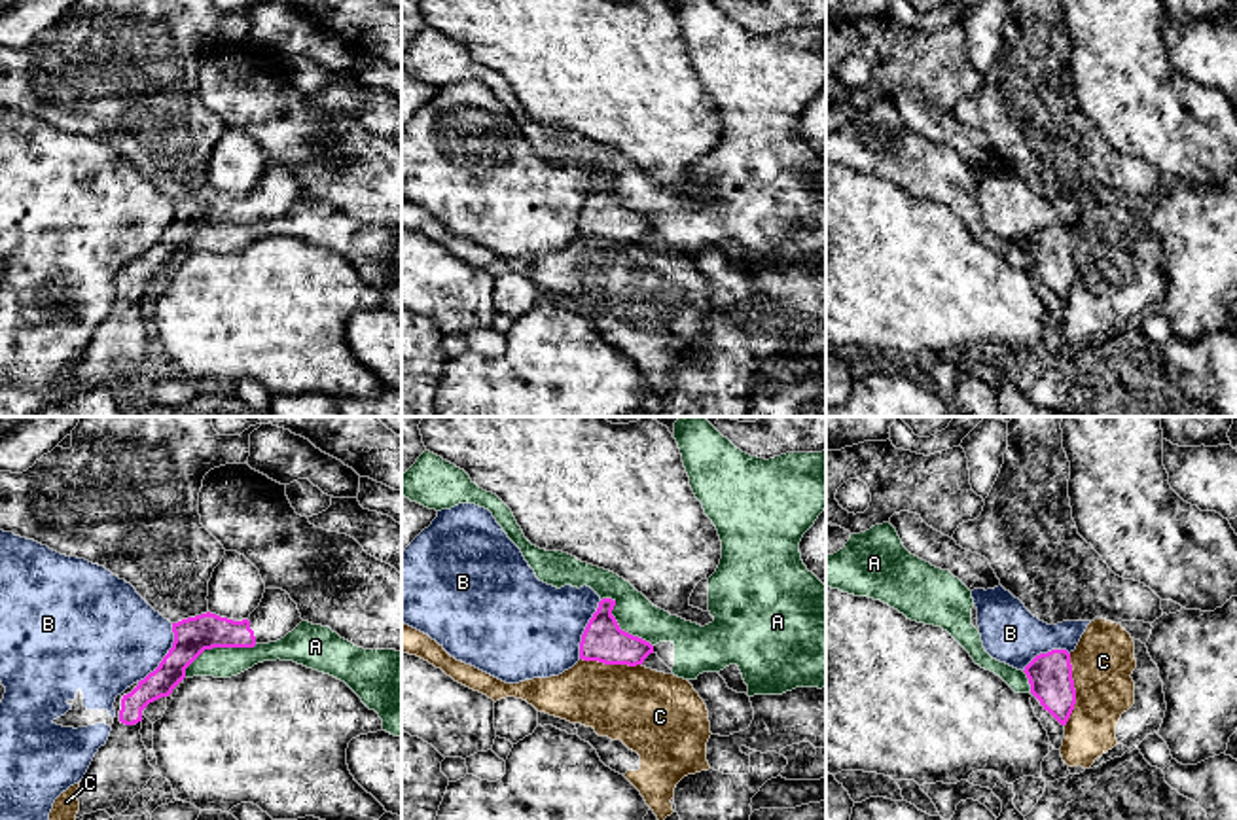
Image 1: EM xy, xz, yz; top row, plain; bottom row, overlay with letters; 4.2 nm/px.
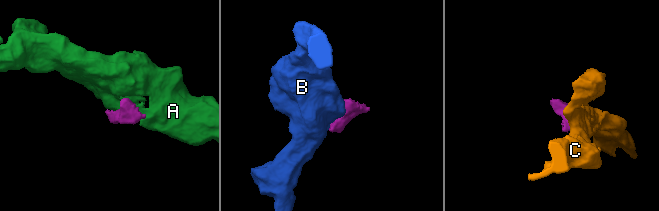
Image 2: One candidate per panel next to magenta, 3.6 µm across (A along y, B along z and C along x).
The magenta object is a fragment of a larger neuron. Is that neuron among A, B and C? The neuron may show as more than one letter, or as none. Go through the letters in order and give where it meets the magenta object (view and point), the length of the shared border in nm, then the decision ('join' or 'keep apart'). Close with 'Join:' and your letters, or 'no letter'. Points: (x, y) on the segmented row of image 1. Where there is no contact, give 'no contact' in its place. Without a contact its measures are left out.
A: xy (216, 646) | 340 nm | keep apart
B: xy (167, 654) | 300 nm | keep apart
C: yz (1075, 690) | 320 nm | keep apart
Join: no letter

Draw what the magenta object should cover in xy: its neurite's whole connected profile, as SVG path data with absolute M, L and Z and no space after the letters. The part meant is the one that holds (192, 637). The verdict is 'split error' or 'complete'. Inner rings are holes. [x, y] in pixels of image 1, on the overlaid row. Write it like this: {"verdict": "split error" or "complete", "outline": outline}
{"verdict": "split error", "outline": "M265 589L248 619L233 621L206 612L172 623L174 642L159 667L116 697L110 737L95 754L76 792L80 801L76 818L97 811L121 814L144 790L155 775L140 735L144 710L150 703L169 697L205 650L277 642L301 621L297 604L286 591Z"}

